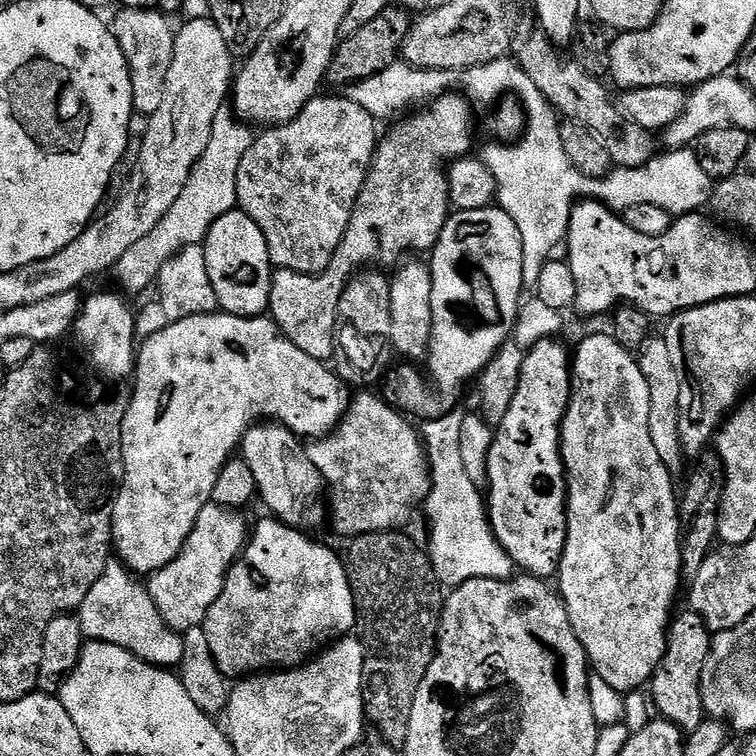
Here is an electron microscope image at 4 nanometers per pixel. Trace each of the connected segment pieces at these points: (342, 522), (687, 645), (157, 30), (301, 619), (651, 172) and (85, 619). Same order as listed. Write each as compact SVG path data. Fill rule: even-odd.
M360 390L344 409L340 423L328 433L313 439L306 451L320 472L323 487L328 490L328 504L332 507L332 524L344 538L370 534L371 532L390 532L403 529L404 523L412 516L416 507L423 505L432 489L432 474L424 441L411 419L403 411L397 410L380 396Z
M691 611L677 615L668 630L668 649L656 672L650 679L650 700L663 719L685 733L691 734L706 719L704 703L700 697L700 679L712 649L713 633Z
M120 8L116 21L111 21L110 27L116 34L118 46L122 46L122 54L130 70L130 82L134 86L134 109L139 115L149 117L158 110L162 103L162 90L166 86L166 74L170 74L170 62L174 62L174 42L176 32L167 15L156 11L155 8Z
M277 518L267 519L254 524L244 551L224 575L222 590L202 625L210 642L210 654L214 654L214 662L226 678L295 668L341 636L349 635L358 624L356 599L350 590L345 561L341 557L339 560L326 545L303 536L299 527L284 524Z
M505 58L492 61L486 65L479 65L476 68L468 68L462 72L460 84L463 95L467 97L473 105L492 104L495 105L501 98L511 94L519 99L524 105L526 113L526 127L523 136L515 142L495 142L482 154L482 161L490 169L496 179L496 197L499 207L504 209L510 218L514 218L514 226L522 234L522 278L524 279L525 289L539 289L540 279L544 273L544 267L550 262L552 251L556 247L565 243L568 235L568 223L572 207L578 203L581 197L585 199L597 199L601 203L613 210L622 212L628 211L638 205L662 206L673 216L691 215L697 213L711 201L714 191L714 182L709 178L701 166L695 149L691 147L671 149L652 158L651 162L642 167L621 168L615 167L607 175L602 177L584 176L570 162L566 156L566 150L562 150L562 138L559 130L562 123L557 109L530 82L530 78L520 68L515 59Z
M109 559L102 570L102 578L90 586L90 594L86 594L78 609L84 635L89 641L122 646L122 650L153 664L155 668L175 669L182 660L184 637L164 621L147 587L135 579L139 580L119 559Z

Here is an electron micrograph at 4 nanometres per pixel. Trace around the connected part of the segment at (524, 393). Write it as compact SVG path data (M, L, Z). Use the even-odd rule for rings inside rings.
M556 338L543 340L525 351L510 410L506 410L504 417L498 421L492 437L486 473L486 507L496 540L507 550L517 569L541 578L555 577L559 573L568 529L568 486L564 460L560 457L560 423L564 421L564 411L568 408L568 398L573 390L570 352L558 341Z

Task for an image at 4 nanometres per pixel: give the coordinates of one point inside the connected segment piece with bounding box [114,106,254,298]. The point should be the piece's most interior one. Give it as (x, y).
(211, 190)

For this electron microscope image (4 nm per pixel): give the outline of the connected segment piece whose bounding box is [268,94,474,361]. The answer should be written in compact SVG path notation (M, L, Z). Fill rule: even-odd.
M445 94L443 96L436 97L435 100L431 101L427 106L421 107L419 110L413 111L413 116L405 115L404 121L401 124L396 124L388 133L383 133L382 139L376 145L376 153L372 155L372 165L368 167L368 177L366 182L362 186L362 190L358 194L358 202L354 206L352 211L352 217L350 222L346 226L346 234L342 238L342 242L338 242L338 250L334 250L334 258L330 262L330 266L326 266L324 272L318 272L315 276L302 276L300 273L294 270L286 270L285 268L277 268L272 274L272 285L270 286L270 302L268 303L268 312L270 313L271 319L276 321L280 331L284 333L286 338L290 338L290 342L294 342L294 346L298 346L298 350L306 350L306 354L310 354L310 358L318 358L322 361L329 359L328 355L333 355L334 352L334 333L336 331L336 311L338 310L338 302L342 298L344 288L347 286L349 280L356 275L357 272L361 271L365 266L384 266L380 264L396 264L399 265L407 252L424 252L424 254L431 253L433 246L436 244L436 240L442 234L444 224L447 222L450 215L450 203L448 197L448 177L445 169L452 164L453 161L458 160L460 157L467 157L472 151L472 111L474 111L473 105L469 103L463 95L457 94ZM448 139L452 139L452 149L449 152L444 152L440 157L437 158L433 164L428 164L432 160L432 155L435 154L436 148L440 148Z

